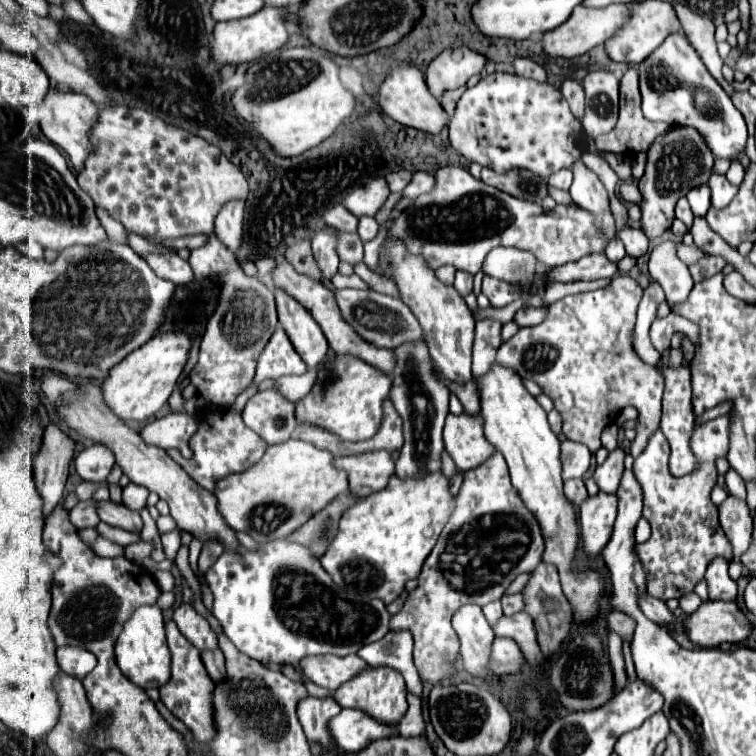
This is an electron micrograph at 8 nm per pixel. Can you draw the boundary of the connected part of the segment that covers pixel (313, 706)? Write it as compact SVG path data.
M306 696L302 702L298 702L298 720L304 728L304 734L310 742L322 742L322 746L330 748L336 746L330 740L328 734L328 720L340 714L340 706L334 700L334 696L326 698L316 698L316 696Z

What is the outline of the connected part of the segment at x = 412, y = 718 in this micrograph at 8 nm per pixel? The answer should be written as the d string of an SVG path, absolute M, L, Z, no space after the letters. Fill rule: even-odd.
M408 692L408 712L402 718L402 722L398 724L398 734L400 736L424 736L424 720L422 720L422 704L420 698Z

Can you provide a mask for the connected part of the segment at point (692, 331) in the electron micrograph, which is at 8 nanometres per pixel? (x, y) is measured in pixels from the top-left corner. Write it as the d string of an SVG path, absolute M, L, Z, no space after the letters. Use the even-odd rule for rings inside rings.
M668 314L666 318L658 318L652 322L652 328L650 328L650 339L654 342L657 351L663 353L670 348L671 337L676 332L684 332L690 342L694 346L698 346L698 326L694 326L690 320L678 316L678 314Z

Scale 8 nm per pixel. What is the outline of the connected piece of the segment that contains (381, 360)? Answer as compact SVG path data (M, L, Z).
M282 260L276 266L276 270L274 270L274 286L282 288L290 296L294 296L300 304L306 306L306 310L314 316L314 320L324 330L324 336L326 336L326 340L328 340L328 344L330 344L330 348L334 352L338 352L338 354L356 354L362 360L366 360L368 364L372 364L374 368L378 368L382 372L388 372L388 374L392 372L392 368L394 368L394 356L392 356L392 352L386 350L386 348L370 346L368 342L364 342L362 338L358 338L358 334L354 334L354 330L350 330L350 326L346 326L346 322L342 320L340 310L338 310L338 306L334 302L334 294L328 288L324 288L320 282L314 282L312 278L306 278L304 274L298 274L286 260Z

